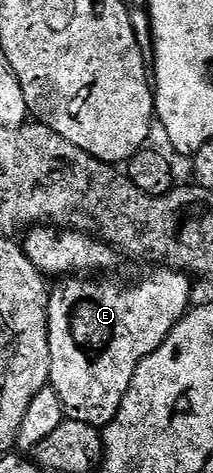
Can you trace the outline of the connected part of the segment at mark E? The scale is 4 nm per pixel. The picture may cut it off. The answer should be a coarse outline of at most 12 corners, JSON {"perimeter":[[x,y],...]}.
{"perimeter":[[181,270],[50,290],[48,385],[105,428],[191,309]]}

